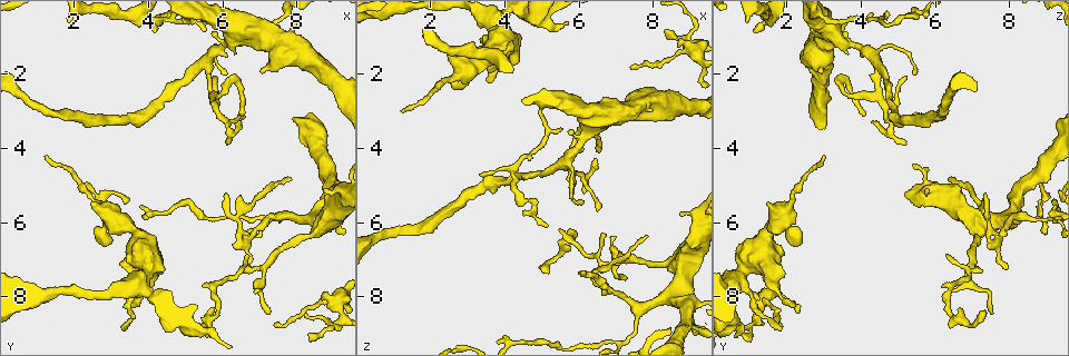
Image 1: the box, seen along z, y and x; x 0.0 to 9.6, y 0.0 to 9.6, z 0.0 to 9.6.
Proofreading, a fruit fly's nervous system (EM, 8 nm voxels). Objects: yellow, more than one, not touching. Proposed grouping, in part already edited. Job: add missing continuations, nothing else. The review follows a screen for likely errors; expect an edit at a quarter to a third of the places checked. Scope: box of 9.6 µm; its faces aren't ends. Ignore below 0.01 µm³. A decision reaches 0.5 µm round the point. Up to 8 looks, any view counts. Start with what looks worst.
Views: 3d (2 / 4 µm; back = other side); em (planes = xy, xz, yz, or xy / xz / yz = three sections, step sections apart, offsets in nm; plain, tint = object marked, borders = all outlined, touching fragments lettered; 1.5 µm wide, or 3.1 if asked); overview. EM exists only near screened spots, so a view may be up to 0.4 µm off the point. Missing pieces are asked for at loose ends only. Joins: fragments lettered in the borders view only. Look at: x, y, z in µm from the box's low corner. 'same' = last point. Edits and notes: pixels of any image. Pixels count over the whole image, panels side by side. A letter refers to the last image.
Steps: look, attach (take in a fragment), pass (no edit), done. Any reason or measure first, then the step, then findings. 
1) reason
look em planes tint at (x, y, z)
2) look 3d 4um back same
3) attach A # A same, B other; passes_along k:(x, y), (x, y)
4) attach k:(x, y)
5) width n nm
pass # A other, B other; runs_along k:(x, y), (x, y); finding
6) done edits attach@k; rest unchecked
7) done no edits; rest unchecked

end of a long branch
look em planes borders at (5.20, 8.35, 7.40)

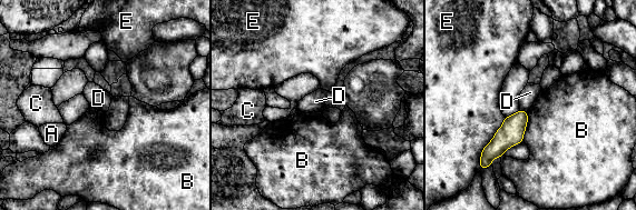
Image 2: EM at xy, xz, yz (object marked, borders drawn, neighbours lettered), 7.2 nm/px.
pass # A other, B other, C other, D other, E other; border 2:(520, 109), (526, 111); none of them fits

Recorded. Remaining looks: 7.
an open end
look 3d 2um at (7.45, 8.85, 1.80)

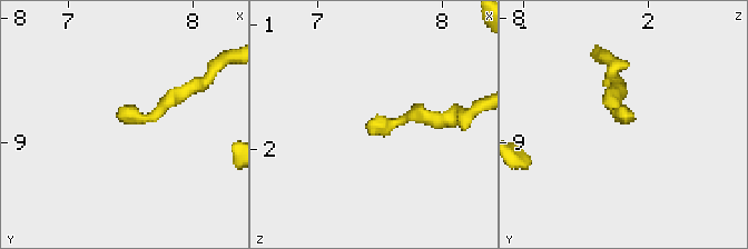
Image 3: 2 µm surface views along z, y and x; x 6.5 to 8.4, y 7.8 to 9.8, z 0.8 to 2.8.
now the EM
look em xz step 8 tint at (7.40, 8.80, 1.84)

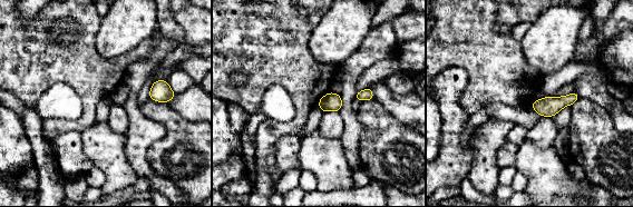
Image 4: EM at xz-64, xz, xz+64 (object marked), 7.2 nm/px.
another direction
look em planes borders same

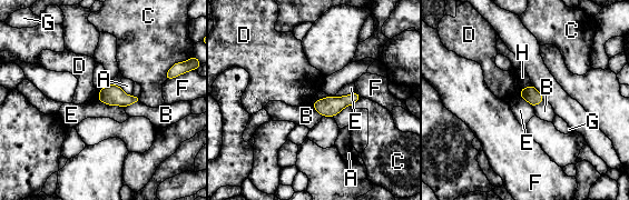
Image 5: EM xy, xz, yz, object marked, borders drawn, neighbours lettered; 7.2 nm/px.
pass # A other, B other, C other, D other, E other, F other, G other, H other; border 5:(139, 101), (125, 107); none of them fits

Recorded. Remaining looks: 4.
an open end
look 3d 4um at (6.50, 3.30, 4.35)

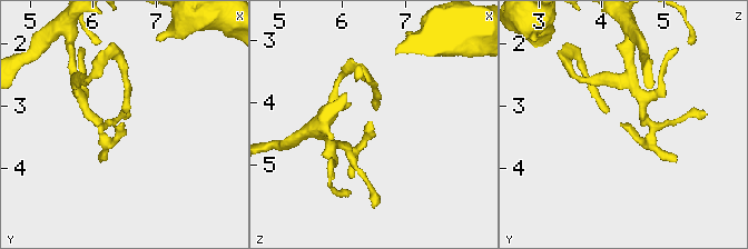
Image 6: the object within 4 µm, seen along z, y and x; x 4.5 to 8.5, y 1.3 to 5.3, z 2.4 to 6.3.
need the tissue
look em planes plain at (6.45, 3.30, 4.30)

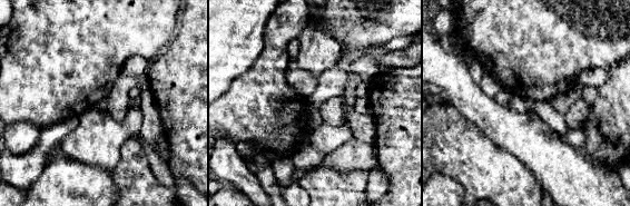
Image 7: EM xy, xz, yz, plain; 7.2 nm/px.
see the neighbours
look em planes borders same

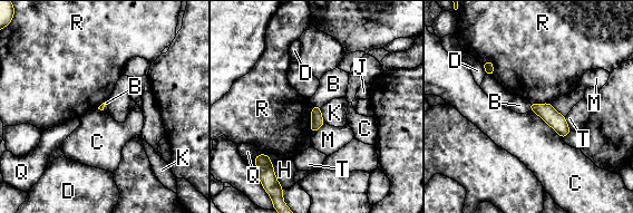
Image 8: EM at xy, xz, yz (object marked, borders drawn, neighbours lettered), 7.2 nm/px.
pass # B other, C other, D other, H other, J other, K other, M other, Q other, R other, T other; border 8:(528, 103), (531, 110); none of them fits

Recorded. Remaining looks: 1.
done no edits; rest unchecked

